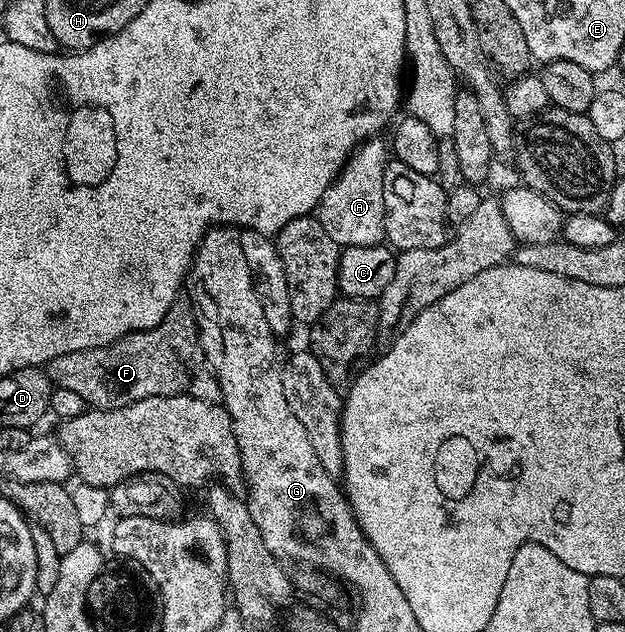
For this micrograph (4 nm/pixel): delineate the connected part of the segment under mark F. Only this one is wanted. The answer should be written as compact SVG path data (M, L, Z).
M176 302L157 326L129 332L112 344L61 354L45 366L56 388L81 394L92 408L120 408L154 396L192 396L218 404L223 395L199 344L199 323L190 303Z

